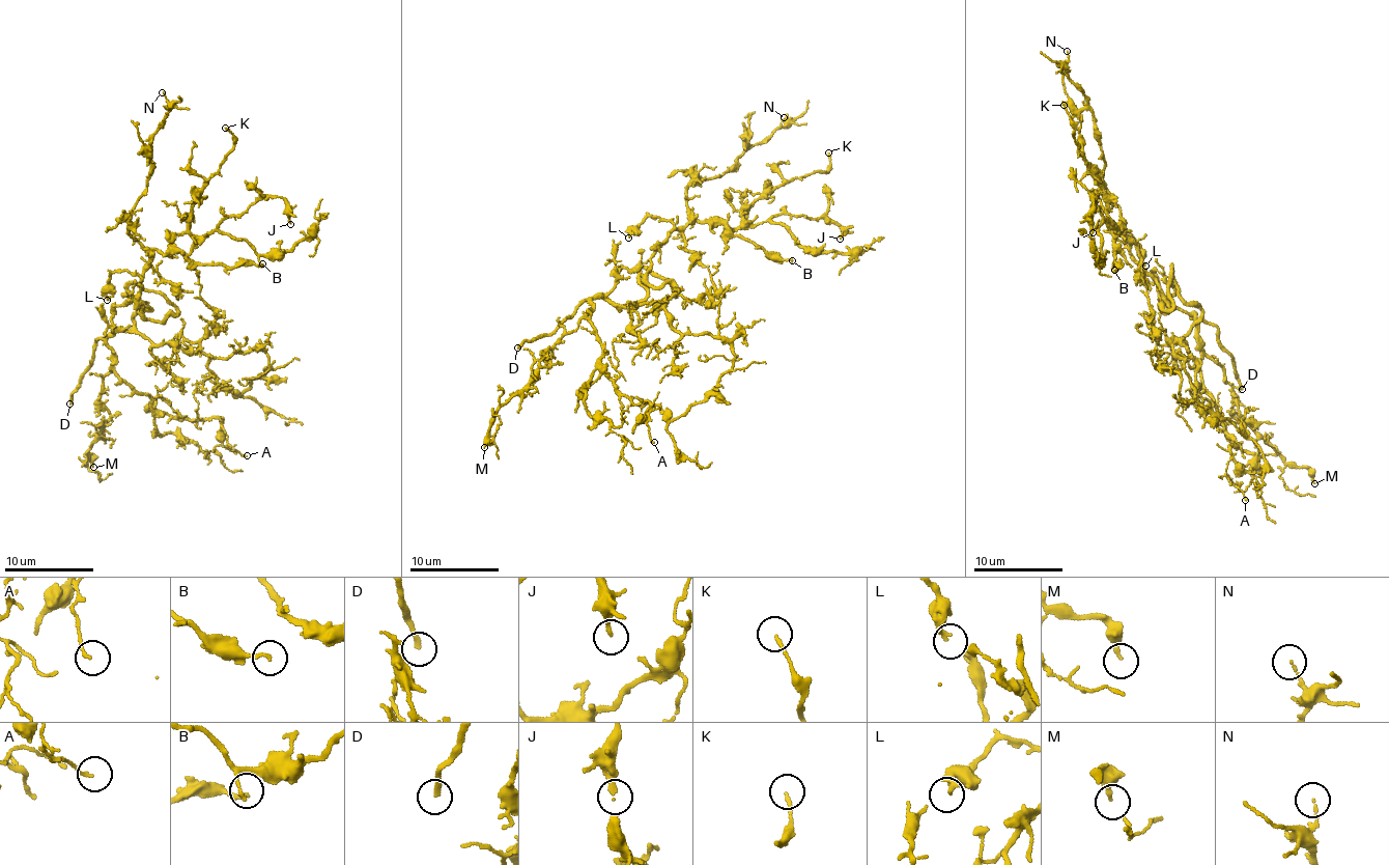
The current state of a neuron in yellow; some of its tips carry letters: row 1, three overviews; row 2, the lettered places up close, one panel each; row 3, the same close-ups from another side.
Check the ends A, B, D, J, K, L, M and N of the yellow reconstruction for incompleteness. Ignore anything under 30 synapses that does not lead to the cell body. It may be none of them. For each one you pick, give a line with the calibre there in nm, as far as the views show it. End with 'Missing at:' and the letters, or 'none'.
D: Thickness 200 nm
Missing at: D

